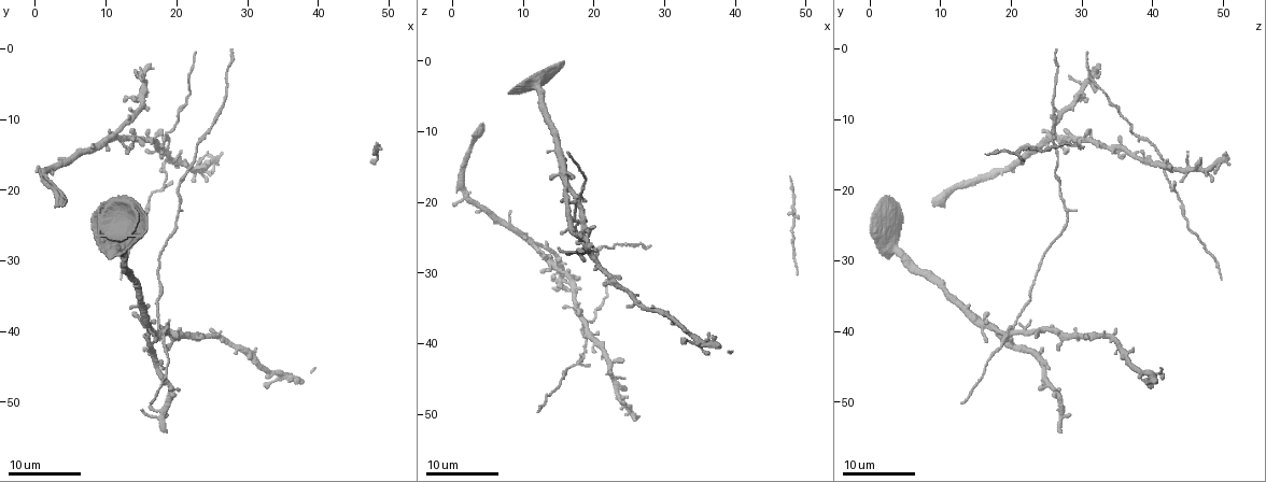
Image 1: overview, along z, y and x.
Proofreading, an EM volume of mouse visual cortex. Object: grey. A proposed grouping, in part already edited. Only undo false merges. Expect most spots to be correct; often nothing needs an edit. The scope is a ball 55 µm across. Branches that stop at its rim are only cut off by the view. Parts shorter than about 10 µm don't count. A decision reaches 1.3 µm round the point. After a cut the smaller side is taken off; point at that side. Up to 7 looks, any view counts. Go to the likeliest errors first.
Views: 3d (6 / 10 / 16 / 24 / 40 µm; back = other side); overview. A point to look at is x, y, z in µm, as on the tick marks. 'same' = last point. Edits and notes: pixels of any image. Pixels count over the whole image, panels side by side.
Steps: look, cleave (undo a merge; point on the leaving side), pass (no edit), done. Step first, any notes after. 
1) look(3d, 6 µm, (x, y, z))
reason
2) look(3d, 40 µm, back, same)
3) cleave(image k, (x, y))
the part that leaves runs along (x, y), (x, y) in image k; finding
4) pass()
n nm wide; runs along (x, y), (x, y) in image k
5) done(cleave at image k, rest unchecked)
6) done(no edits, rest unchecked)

look(3d, 16 µm, (17.5, 39.5, 20.5))
two arms in line, one across

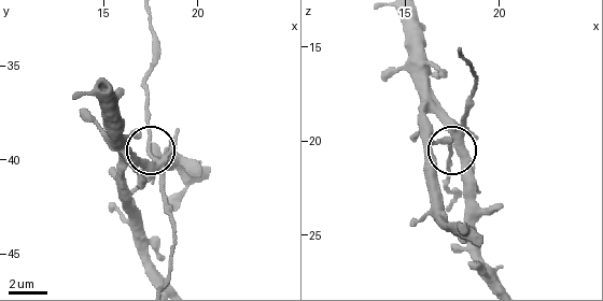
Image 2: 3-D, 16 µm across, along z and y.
look(3d, 10 µm, same)
zoom in

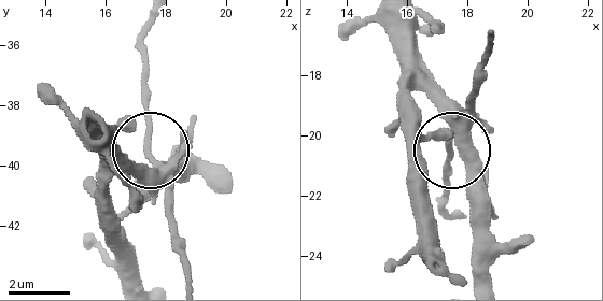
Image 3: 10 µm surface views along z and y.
pass()
runs along (152, 163), (152, 151), (143, 171), (108, 171) in image 3; all the same neuron

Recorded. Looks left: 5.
look(3d, 24 µm, (20.0, 22.0, 27.5))
narrows sharply

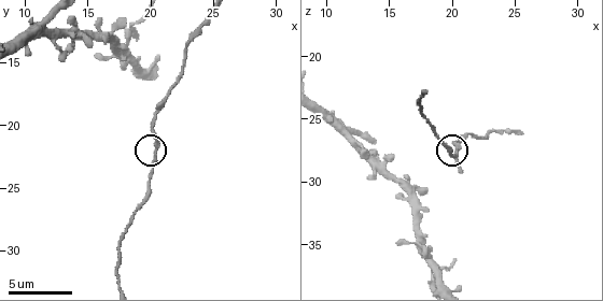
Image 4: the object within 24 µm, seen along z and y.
look(3d, 10 µm, (20.4, 22.4, 27.4))

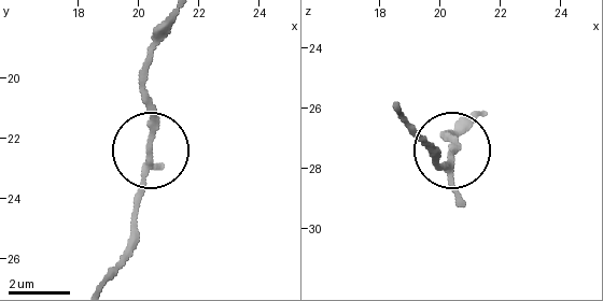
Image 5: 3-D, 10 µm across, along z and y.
pass()
runs along (102, 277), (134, 231), (149, 146), (141, 80) in image 5; continuous, no second neuron

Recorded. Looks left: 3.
look(3d, 16 µm, (18.0, 12.0, 37.0))
calibre changes

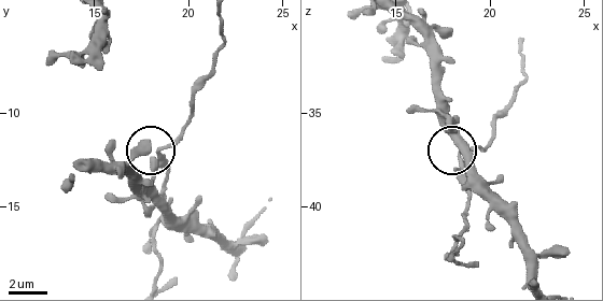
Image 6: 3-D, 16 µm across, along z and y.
look(3d, 6 µm, (18.6, 12.0, 37.4))
closer look

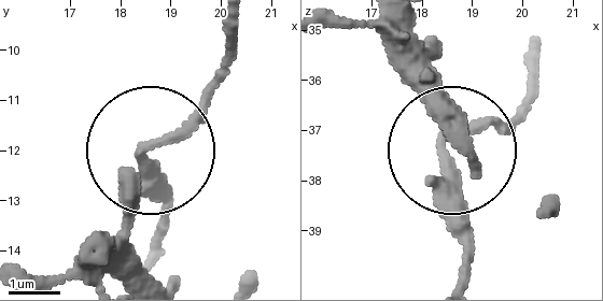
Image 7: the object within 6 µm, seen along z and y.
pass()
continuous, no second neuron

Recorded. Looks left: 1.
look(3d, 10 µm, (11.4, 12.2, 26.2))
arms part here

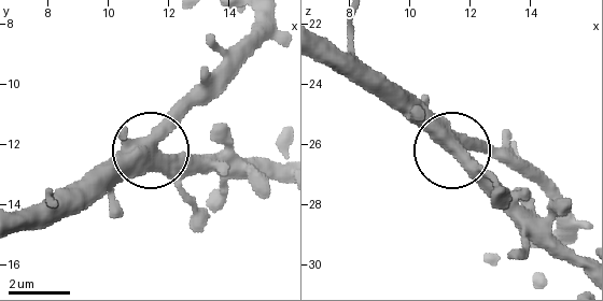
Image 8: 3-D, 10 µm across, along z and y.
pass()
3 arms; continuous, no second neuron

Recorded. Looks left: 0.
done(no edits, rest unchecked)

